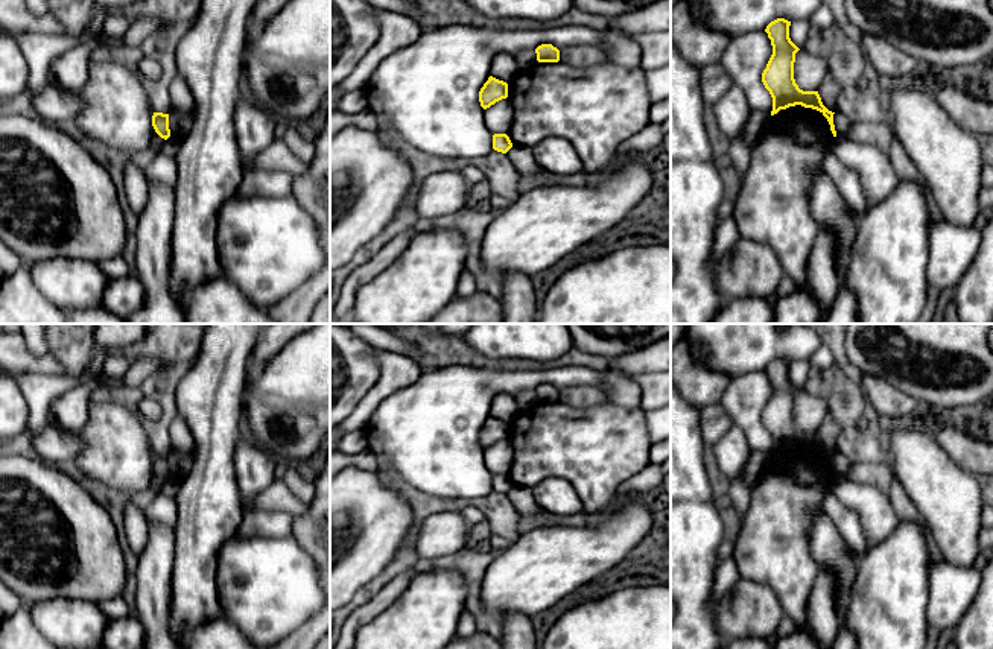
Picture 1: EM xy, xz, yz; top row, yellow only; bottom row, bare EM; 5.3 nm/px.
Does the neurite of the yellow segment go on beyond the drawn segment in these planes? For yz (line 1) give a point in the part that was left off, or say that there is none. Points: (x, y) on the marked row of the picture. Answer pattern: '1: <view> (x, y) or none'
1: none

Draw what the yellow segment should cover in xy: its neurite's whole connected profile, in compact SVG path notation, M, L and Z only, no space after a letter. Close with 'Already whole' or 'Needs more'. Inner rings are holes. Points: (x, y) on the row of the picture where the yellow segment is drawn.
M154 112L152 126L161 138L167 140L170 137L169 114Z. Already whole

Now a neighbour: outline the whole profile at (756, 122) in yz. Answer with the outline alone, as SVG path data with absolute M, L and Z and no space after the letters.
M763 111L747 112L745 123L741 134L747 138L748 144L753 146L765 132L769 125L771 114Z

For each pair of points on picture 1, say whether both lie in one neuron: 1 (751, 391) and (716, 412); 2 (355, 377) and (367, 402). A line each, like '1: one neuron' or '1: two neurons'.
1: two neurons
2: two neurons

